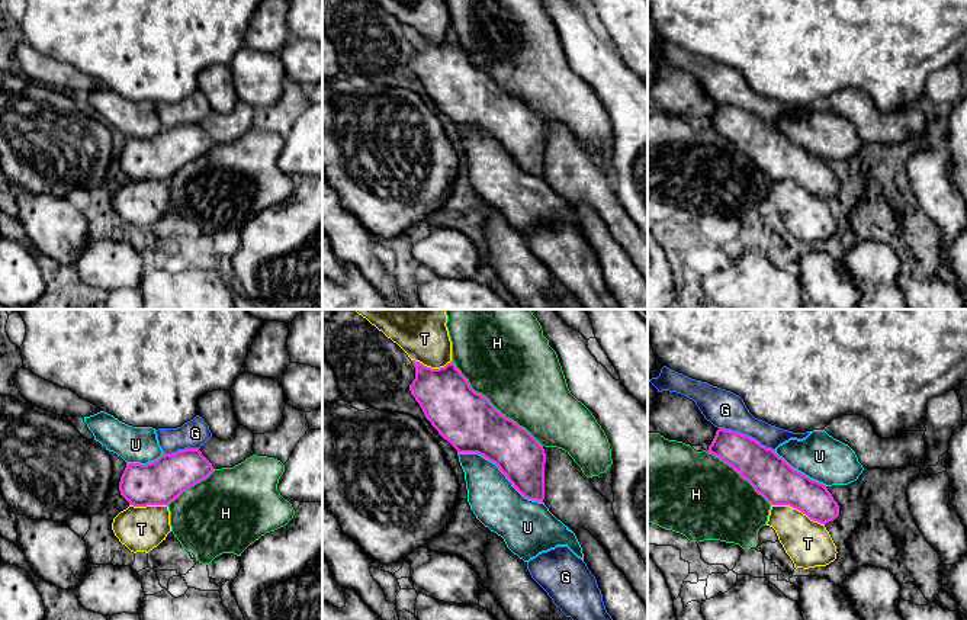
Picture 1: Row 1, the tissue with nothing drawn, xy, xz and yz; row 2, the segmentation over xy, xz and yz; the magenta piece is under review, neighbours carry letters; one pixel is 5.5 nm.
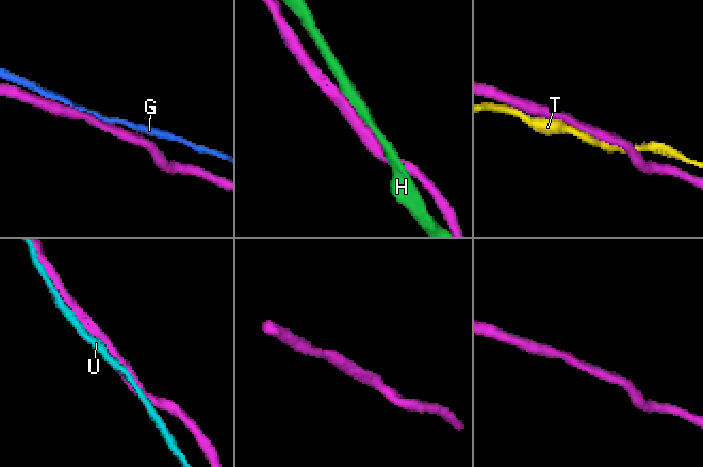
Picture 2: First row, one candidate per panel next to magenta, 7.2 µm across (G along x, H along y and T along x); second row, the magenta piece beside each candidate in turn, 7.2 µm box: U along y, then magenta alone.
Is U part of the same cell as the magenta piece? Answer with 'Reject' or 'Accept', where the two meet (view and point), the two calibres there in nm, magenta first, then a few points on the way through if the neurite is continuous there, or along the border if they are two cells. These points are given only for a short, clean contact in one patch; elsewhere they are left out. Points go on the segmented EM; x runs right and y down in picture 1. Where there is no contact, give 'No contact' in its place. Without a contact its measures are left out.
Accept. Touches magenta at xz (500, 469). Thickness 280 nm (magenta) against 280 nm

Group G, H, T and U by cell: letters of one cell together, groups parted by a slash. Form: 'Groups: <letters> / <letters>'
Groups: G / H / T / U

